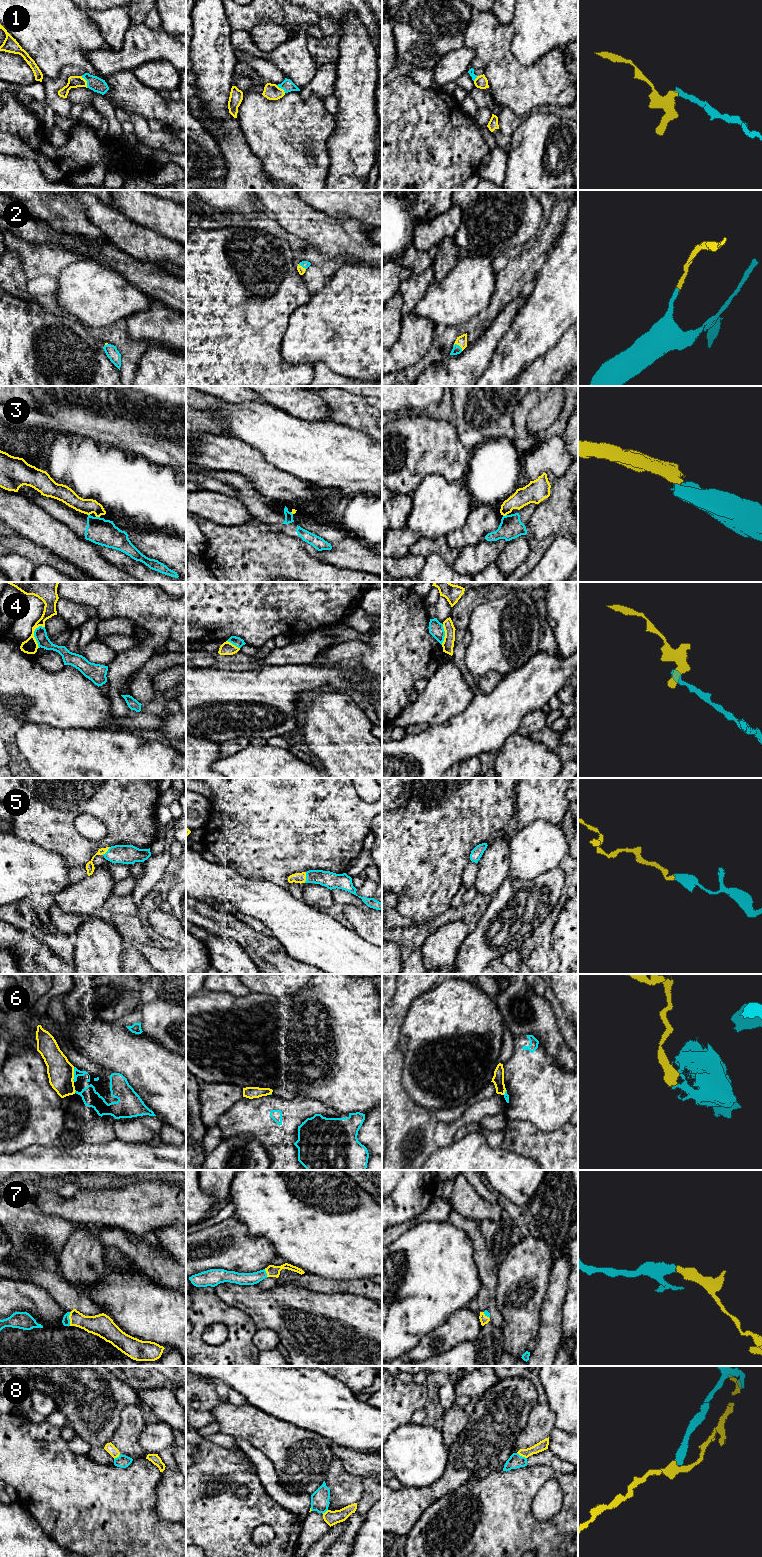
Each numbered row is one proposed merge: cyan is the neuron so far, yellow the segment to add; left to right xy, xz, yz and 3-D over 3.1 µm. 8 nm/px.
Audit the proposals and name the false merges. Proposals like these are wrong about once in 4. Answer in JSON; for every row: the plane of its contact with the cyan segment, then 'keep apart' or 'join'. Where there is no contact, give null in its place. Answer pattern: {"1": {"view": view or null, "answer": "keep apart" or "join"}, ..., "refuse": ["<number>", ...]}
{"1": {"view": "xy", "answer": "join"}, "2": {"view": "yz", "answer": "join"}, "3": {"view": "xy", "answer": "keep apart"}, "4": {"view": "xy", "answer": "keep apart"}, "5": {"view": "xz", "answer": "join"}, "6": {"view": "xy", "answer": "keep apart"}, "7": {"view": "xy", "answer": "join"}, "8": {"view": "yz", "answer": "keep apart"}, "refuse": ["3", "4", "6", "8"]}

